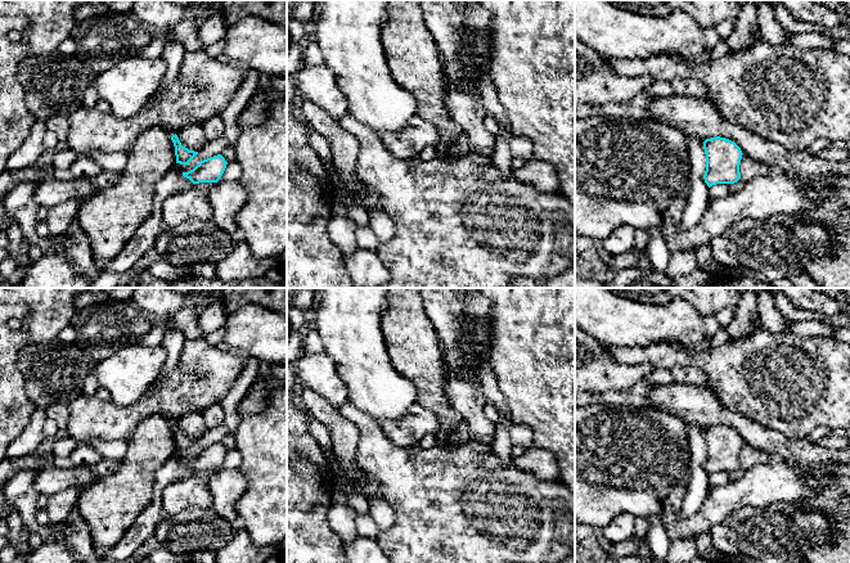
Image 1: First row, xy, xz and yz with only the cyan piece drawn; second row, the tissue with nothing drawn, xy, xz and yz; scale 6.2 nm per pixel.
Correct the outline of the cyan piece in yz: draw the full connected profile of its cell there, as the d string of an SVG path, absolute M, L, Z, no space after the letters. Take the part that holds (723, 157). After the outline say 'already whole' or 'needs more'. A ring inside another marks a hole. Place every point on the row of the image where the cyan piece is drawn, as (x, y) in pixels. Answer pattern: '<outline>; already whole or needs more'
M710 138L703 141L706 171L703 175L707 186L716 184L734 184L741 179L741 148L725 138Z; already whole

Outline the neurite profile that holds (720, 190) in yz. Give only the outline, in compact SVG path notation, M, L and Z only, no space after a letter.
M716 184L709 188L709 195L712 199L724 199L732 194L729 184Z

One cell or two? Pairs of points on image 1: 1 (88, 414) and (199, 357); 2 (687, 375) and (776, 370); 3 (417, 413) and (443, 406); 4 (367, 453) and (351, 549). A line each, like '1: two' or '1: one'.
1: one
2: two
3: two
4: two

